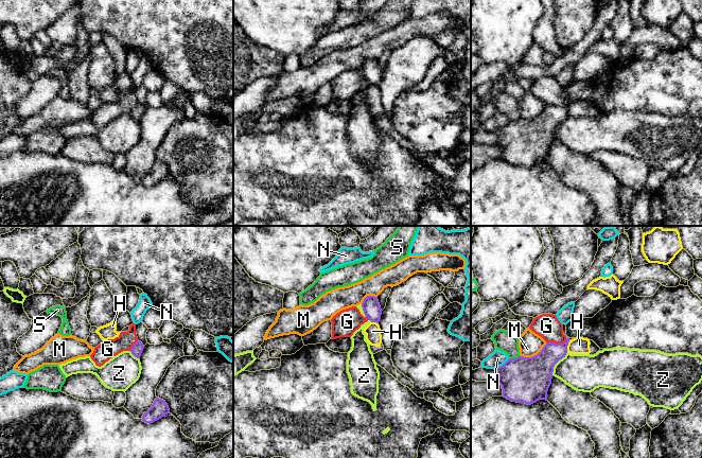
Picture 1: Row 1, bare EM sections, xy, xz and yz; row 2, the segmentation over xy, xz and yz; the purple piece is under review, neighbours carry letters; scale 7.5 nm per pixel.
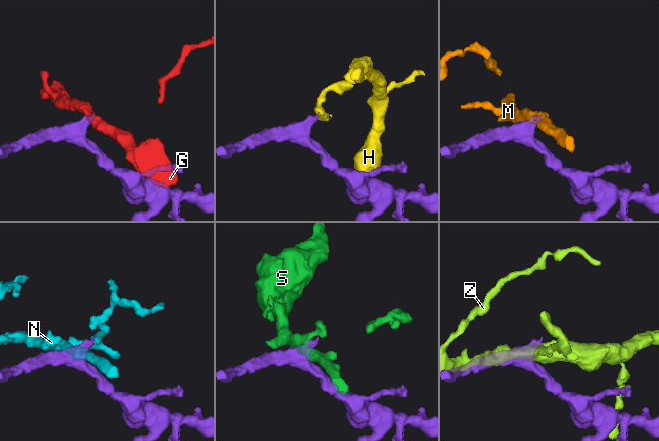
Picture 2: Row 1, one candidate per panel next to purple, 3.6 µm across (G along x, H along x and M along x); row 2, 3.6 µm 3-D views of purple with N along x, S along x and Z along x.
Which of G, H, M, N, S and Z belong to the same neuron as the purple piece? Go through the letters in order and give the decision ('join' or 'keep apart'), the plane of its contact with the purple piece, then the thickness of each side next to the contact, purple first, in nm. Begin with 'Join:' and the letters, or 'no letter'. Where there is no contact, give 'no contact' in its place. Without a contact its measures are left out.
Join: no letter
G: keep apart | yz | 220/190 nm
H: keep apart | yz | 190/130 nm
M: keep apart | yz | 360/180 nm
N: keep apart | yz | 360/120 nm
S: keep apart | yz | 360/160 nm
Z: keep apart | yz | 340/280 nm

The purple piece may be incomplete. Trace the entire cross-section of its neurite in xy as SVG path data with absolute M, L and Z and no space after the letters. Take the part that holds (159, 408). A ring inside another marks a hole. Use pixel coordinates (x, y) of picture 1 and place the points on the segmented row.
M156 398L152 407L142 416L142 421L150 424L168 413L170 413L170 409L165 401Z

